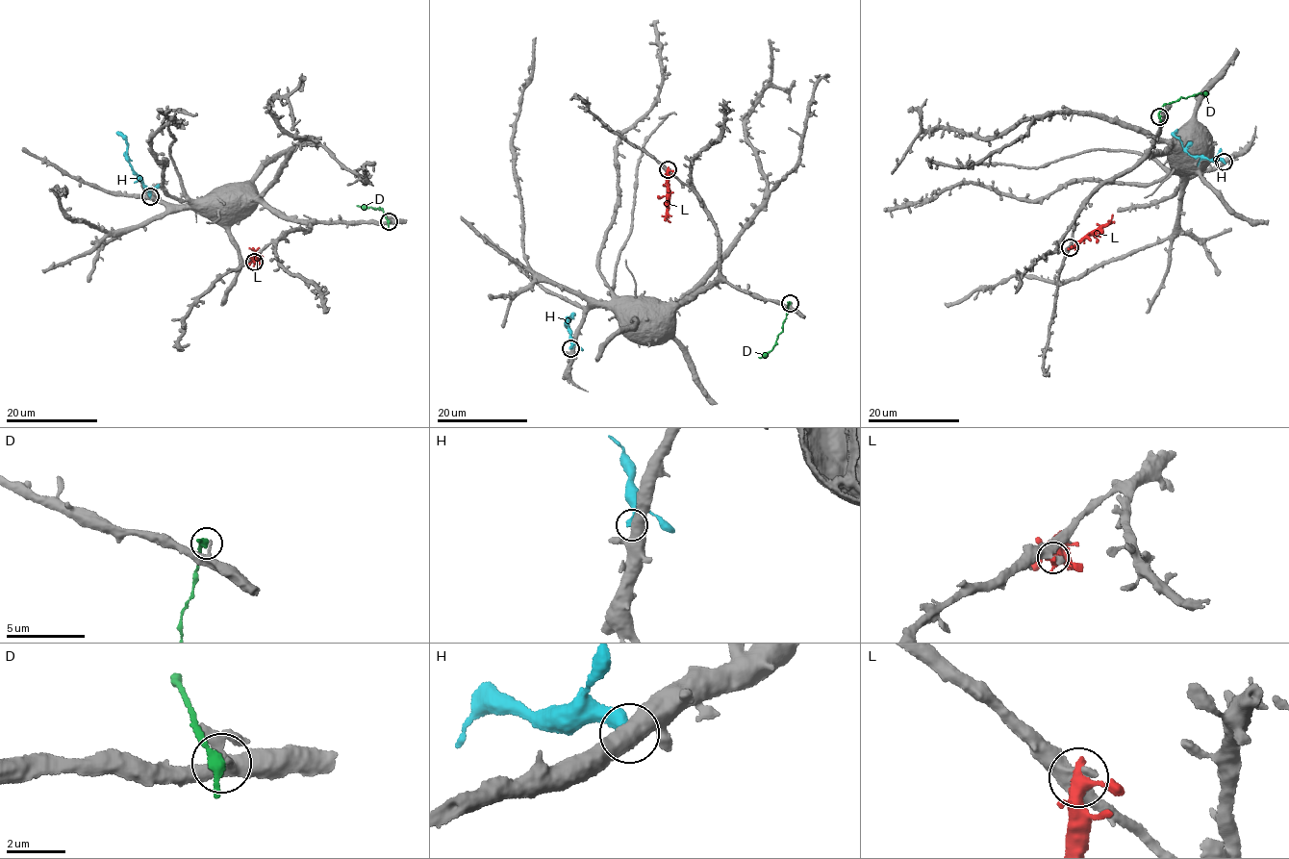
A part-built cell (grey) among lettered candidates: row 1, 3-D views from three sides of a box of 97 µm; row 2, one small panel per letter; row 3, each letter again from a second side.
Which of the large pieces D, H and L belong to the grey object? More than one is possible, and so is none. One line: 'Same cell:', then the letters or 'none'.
Same cell: none

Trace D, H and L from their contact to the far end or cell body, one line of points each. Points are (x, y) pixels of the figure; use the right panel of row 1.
D: (1159, 116), (1163, 106), (1207, 93)
H: (1224, 162), (1195, 158), (1175, 136), (1176, 131)
L: (1070, 247), (1110, 221), (1107, 220)

